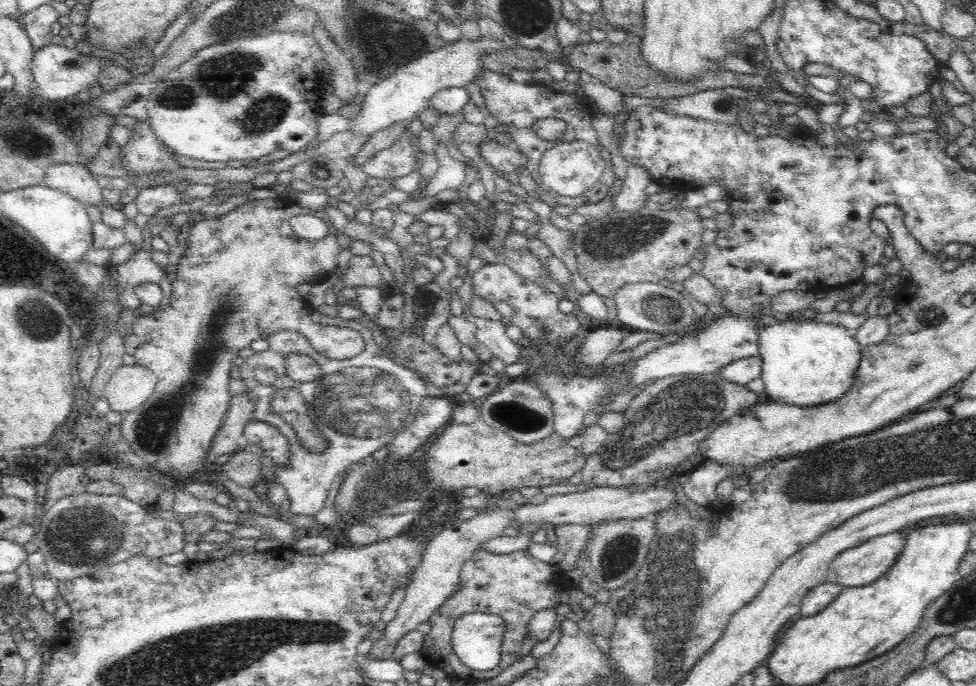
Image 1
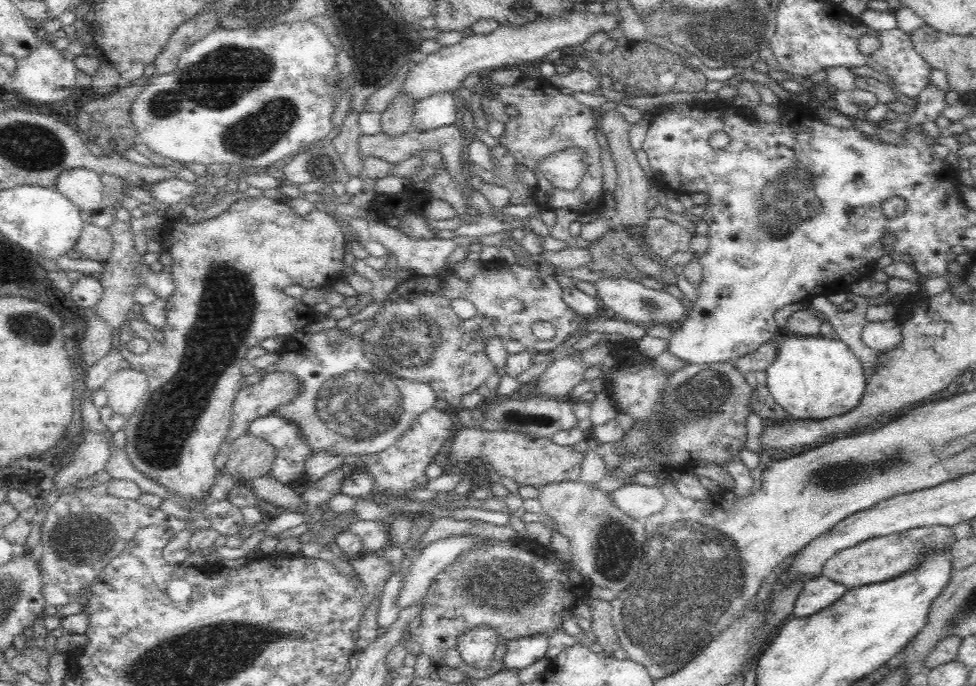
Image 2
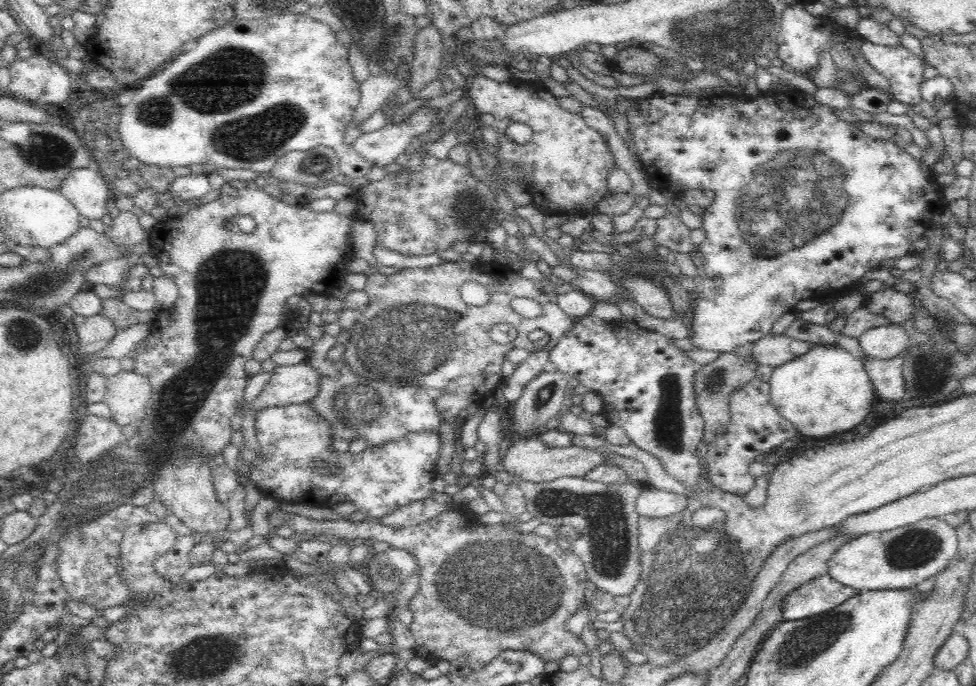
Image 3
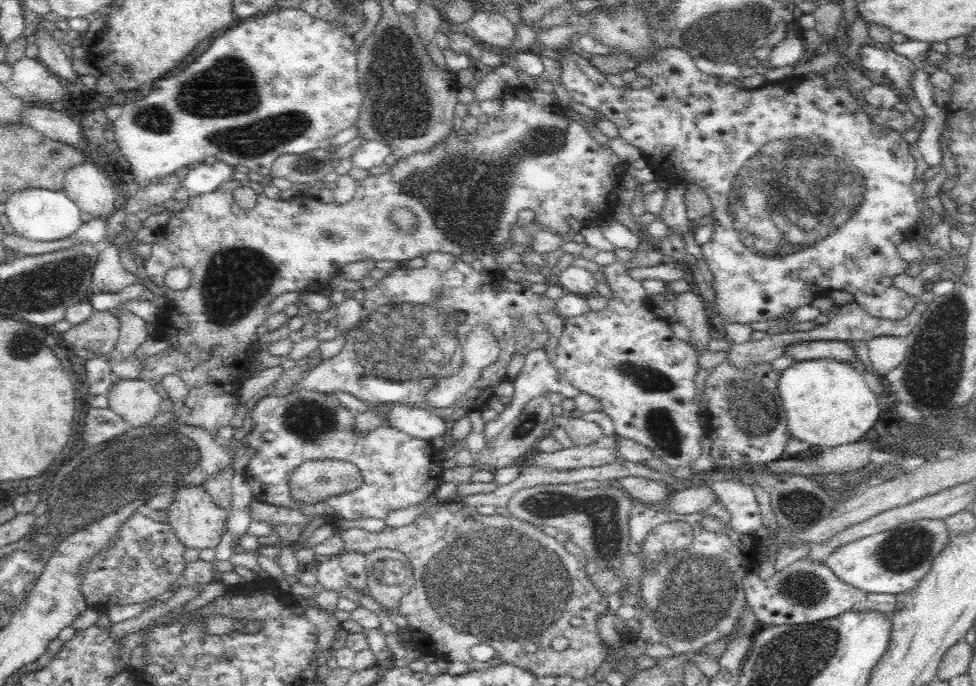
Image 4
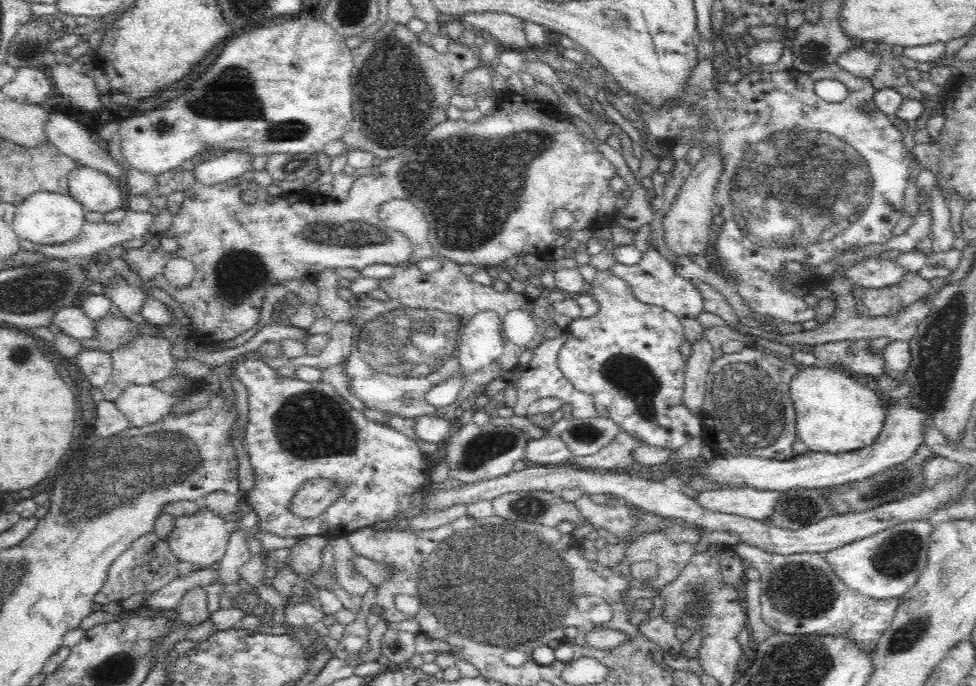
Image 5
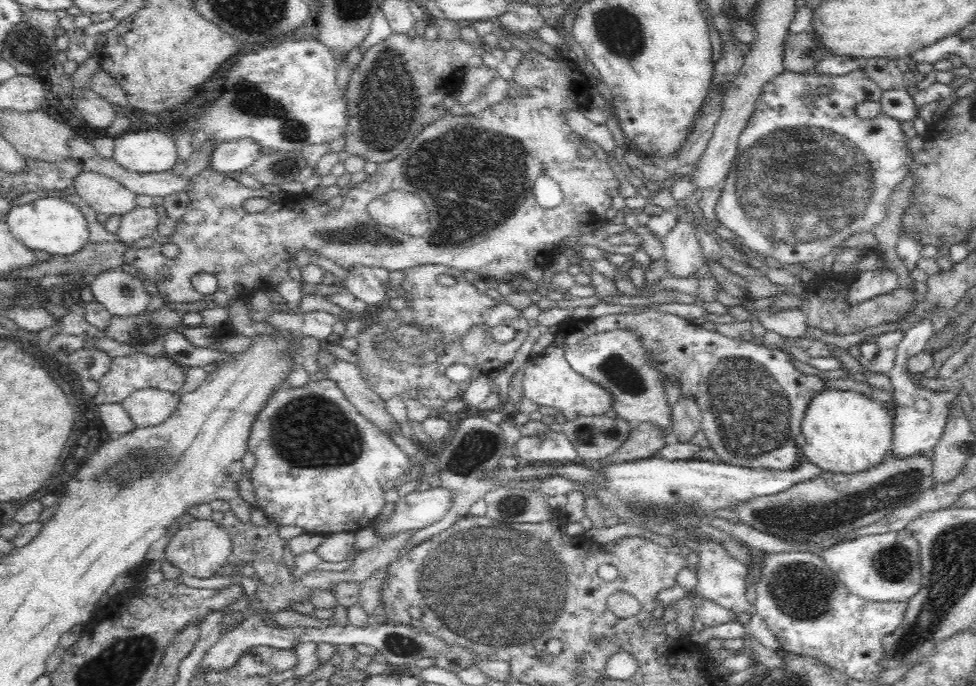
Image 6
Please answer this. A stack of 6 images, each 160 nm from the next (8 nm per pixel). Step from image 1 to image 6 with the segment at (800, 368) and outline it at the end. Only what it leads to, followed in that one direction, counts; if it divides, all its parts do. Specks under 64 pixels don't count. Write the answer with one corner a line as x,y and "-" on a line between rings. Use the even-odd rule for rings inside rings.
825,386
810,398
804,412
801,432
804,435
805,444
800,447
800,452
810,462
830,472
860,472
885,461
884,456
892,446
892,416
887,415
887,409
883,403
875,401
870,395

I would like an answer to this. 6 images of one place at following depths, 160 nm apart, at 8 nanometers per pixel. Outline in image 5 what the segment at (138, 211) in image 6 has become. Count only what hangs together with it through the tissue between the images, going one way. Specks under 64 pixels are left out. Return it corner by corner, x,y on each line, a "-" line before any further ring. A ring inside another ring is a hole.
127,210
125,217
120,222
108,223
107,221
101,221
94,223
85,221
82,228
80,228
80,232
70,238
68,242
62,242
62,244
36,244
34,248
38,253
48,258
80,260
84,256
95,255
108,247
122,244
132,238
141,238
150,230
152,218
153,216
148,211
136,212

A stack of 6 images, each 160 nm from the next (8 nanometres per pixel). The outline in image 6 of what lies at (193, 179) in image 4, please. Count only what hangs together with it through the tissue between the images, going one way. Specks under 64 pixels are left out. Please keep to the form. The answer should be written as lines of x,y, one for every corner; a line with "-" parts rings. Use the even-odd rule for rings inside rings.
238,139
224,141
212,150
208,170
226,173
241,173
250,168
261,156
261,146
252,139

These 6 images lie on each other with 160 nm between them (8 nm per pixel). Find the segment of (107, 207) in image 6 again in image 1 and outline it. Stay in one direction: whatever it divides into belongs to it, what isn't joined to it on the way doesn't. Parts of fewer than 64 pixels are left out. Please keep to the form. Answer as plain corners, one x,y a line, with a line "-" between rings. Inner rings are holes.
57,163
49,167
46,186
69,193
84,205
104,205
103,194
96,177
80,163

